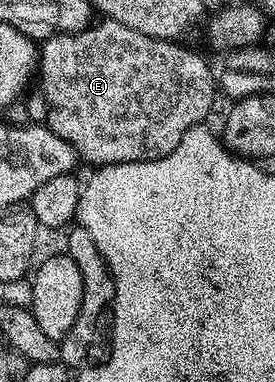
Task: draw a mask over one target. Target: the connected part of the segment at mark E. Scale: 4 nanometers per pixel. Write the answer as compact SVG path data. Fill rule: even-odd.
M99 19L91 23L89 27L83 28L81 32L61 32L59 36L51 36L40 48L40 59L36 65L37 75L42 75L42 85L40 91L46 96L47 118L45 127L50 128L57 136L64 138L73 146L75 153L88 160L92 166L104 164L123 164L124 162L144 162L145 160L159 160L176 146L180 146L180 138L190 128L197 128L203 123L202 120L210 112L210 107L214 104L214 90L216 94L216 76L210 73L210 68L206 65L206 60L202 56L197 56L194 52L189 52L186 48L181 48L181 43L172 40L161 40L152 38L148 34L140 34L140 30L132 30L132 26L124 26L115 20Z

